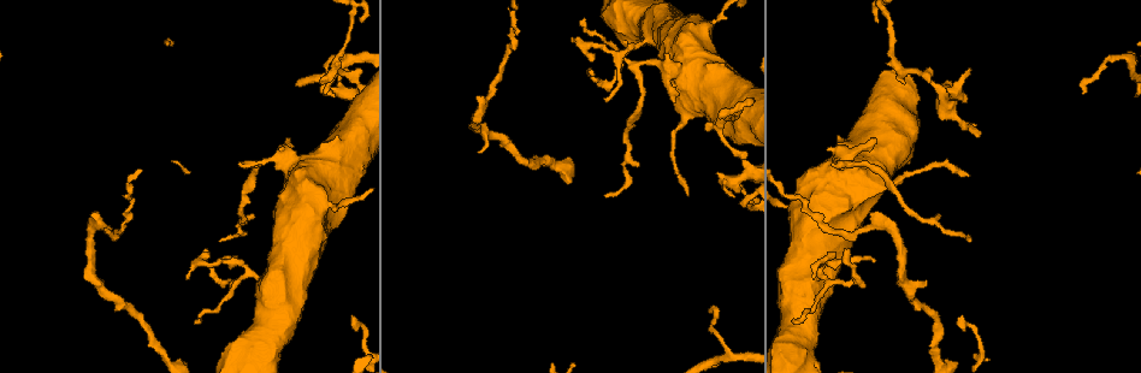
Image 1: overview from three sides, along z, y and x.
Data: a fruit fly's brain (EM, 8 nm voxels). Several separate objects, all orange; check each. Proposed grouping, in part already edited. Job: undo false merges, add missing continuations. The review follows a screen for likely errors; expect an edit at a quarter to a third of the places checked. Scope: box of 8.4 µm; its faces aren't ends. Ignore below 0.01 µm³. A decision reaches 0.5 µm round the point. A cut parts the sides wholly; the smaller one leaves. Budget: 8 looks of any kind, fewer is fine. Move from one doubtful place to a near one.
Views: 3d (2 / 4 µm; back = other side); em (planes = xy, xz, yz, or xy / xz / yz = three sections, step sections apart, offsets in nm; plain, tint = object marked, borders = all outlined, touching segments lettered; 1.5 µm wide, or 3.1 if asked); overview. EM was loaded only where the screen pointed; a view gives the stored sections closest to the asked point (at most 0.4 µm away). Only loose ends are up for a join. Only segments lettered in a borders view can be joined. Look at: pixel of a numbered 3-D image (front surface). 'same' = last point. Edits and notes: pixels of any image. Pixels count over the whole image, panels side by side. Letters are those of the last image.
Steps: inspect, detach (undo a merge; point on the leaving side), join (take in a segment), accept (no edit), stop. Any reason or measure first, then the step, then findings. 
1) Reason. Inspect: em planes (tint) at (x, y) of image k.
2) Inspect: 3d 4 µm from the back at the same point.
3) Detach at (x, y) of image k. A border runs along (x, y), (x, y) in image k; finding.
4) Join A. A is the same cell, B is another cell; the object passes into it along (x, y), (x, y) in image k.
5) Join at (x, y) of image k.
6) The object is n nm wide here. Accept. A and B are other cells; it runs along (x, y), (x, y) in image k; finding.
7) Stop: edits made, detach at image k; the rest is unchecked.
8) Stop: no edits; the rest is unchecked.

Tapers out. Inspect: em xy step 4 (borders) at (608, 101) of image 1.

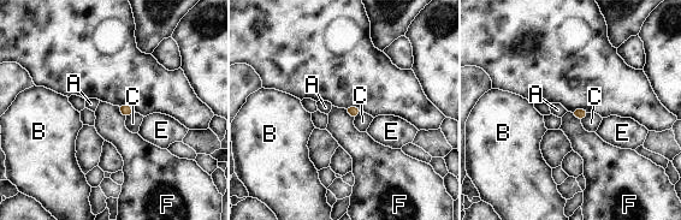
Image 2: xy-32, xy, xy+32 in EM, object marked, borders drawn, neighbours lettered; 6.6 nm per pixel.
Another direction. Inspect: em planes (borders) at the same point.

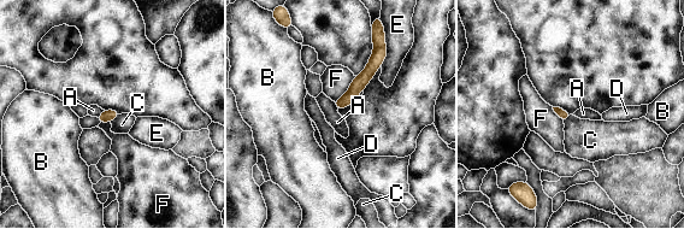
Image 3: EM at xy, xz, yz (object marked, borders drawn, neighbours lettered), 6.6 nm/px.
The longest contact is with F, 220 nm. Accept. A, B, C, D, E and F are other cells; no lettered segment goes on from it.

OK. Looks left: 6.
Thin end. Inspect: em planes (tint) at (583, 21) of image 1.

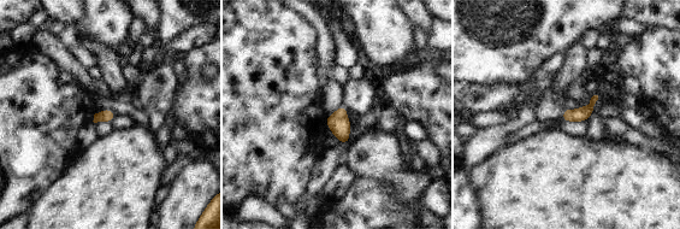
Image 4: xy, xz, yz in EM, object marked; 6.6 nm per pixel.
See the neighbours. Inspect: em planes (borders) at the same point.

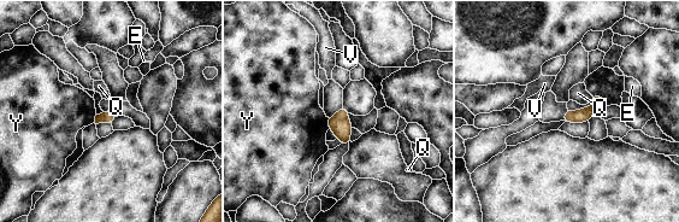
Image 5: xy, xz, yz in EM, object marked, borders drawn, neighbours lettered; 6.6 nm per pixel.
Accept. E, Q, V and Y are other cells; a border runs along (326, 117), (329, 128) in image 5; none of them fits.

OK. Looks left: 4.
Inspect: em planes (borders) at (687, 195) of image 1.

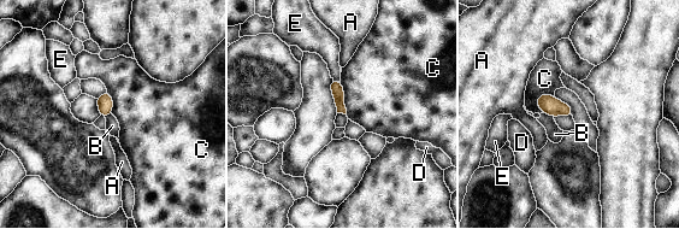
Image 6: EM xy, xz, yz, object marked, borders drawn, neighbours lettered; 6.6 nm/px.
The object is 80 nm wide here. Accept. A, B, C, D and E are other cells; a border runs along (572, 116), (556, 116), (554, 118) in image 6; none of them fits.

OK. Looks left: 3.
Stop: no edits; the rest is unchecked.

